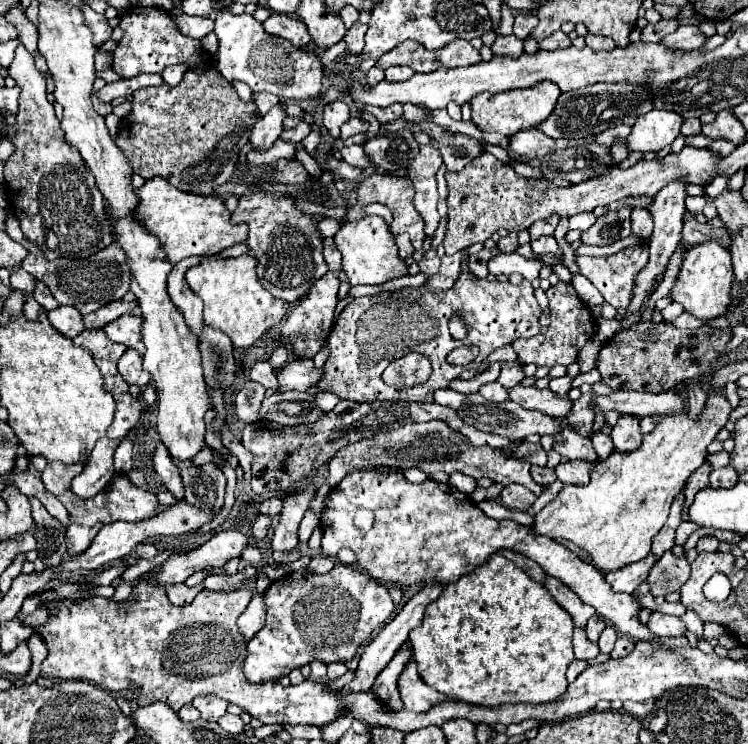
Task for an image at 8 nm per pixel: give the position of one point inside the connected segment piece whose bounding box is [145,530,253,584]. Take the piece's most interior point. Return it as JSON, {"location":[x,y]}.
{"location":[219,549]}

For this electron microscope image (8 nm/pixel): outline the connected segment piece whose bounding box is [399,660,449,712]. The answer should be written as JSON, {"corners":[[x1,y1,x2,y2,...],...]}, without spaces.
{"corners":[[413,660,405,666,405,670,399,678,399,692,401,692,401,700,403,700,405,708,411,712,425,712,433,704,437,704,441,700,449,700,447,696,439,694,437,690,429,688,423,682,423,678,417,674,417,664]]}

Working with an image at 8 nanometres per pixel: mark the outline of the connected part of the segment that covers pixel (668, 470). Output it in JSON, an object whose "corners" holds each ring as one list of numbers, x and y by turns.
{"corners":[[709,396,699,422,691,420,685,412,675,416,665,416,655,426,653,432,643,436,643,444,635,452,629,452,629,454,611,452,607,460,599,462,593,468,591,482,587,486,565,484,563,490,557,494,557,498,551,500,541,512,535,514,535,522,533,526,529,526,531,532,539,536,547,536,551,540,573,542,577,548,585,550,591,556,593,566,601,572,613,572,631,562,645,558,651,550,653,536,663,528,667,520,673,498,683,490,685,480,701,466,701,462,705,462,707,446,715,440,717,432,727,424,729,412,731,412,731,406,727,398]]}

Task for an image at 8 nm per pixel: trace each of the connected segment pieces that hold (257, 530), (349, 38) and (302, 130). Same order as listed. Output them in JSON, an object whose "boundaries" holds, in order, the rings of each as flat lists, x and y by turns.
{"boundaries":[[[257,514,257,518,255,518,255,524,253,524,253,538,259,542,259,540,263,540,265,536,267,536,267,532,269,532,269,528,271,528,271,516,269,514]],[[361,22,353,24,353,26,347,30,347,34,345,34,343,40,345,40,345,44,347,44,347,48,349,48,351,54,361,54,363,46,365,46,365,40,363,40,365,32,367,32,367,26,361,24]],[[301,122,301,124,299,124,297,128,293,128,293,130,283,130,279,138,285,140,285,142,293,142,293,144,295,144,295,142,301,142,309,132,311,132,309,124,307,124,307,122]]]}

